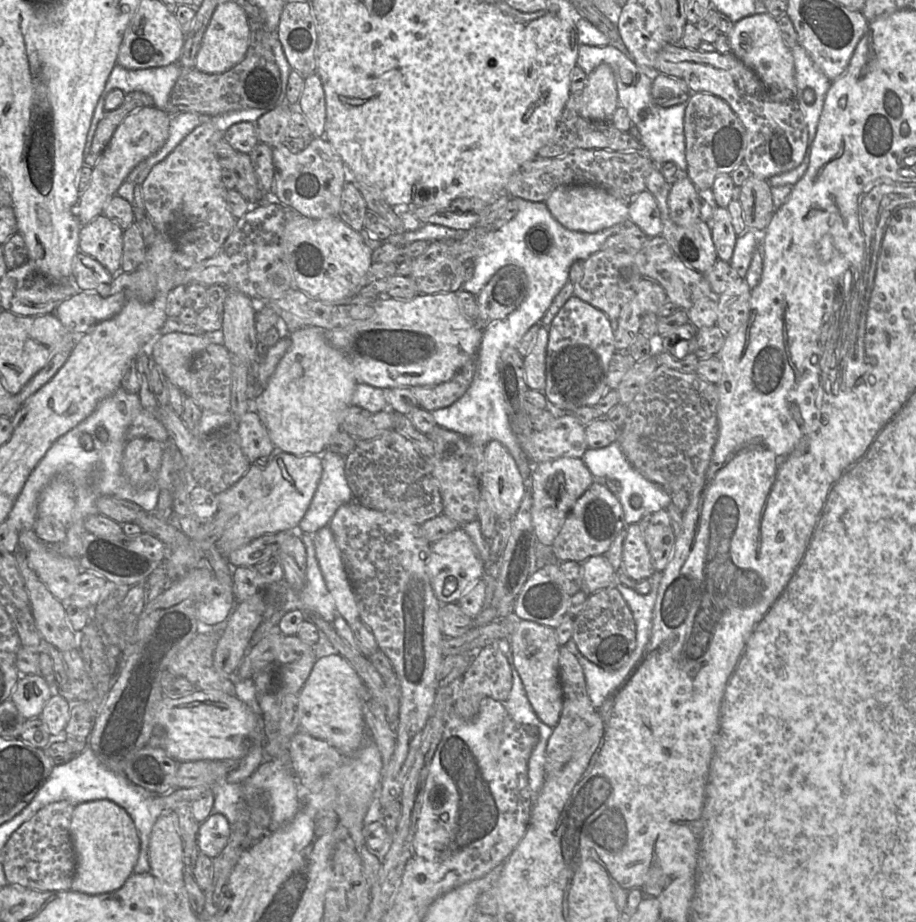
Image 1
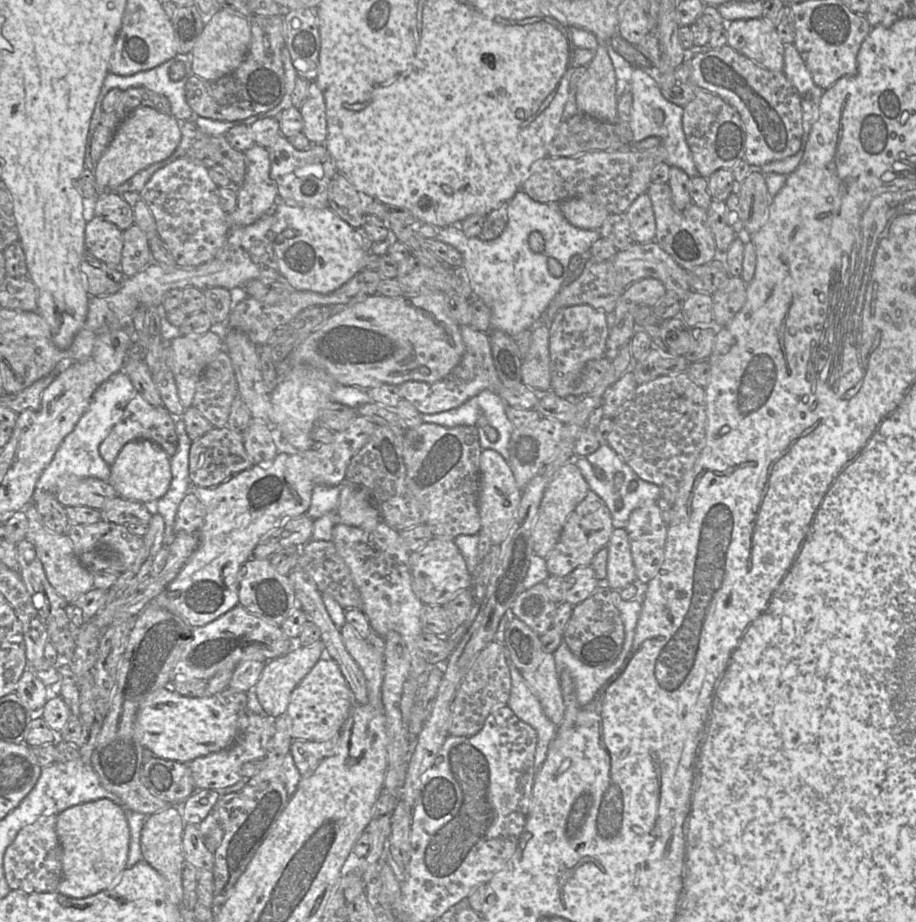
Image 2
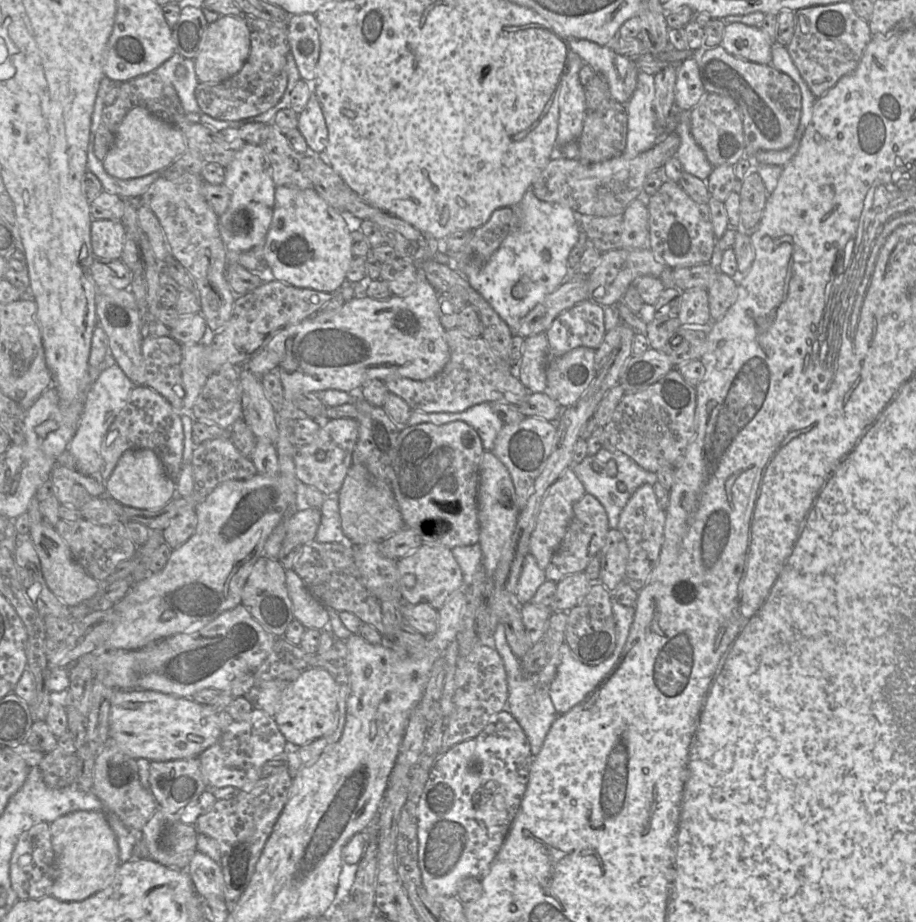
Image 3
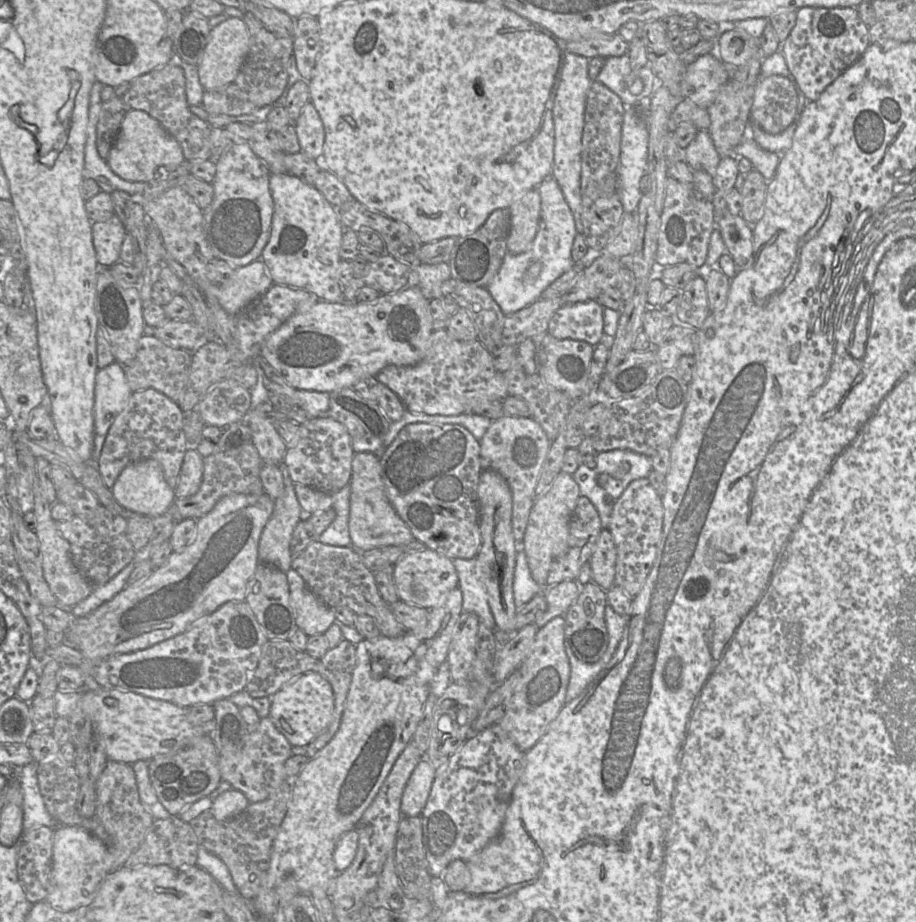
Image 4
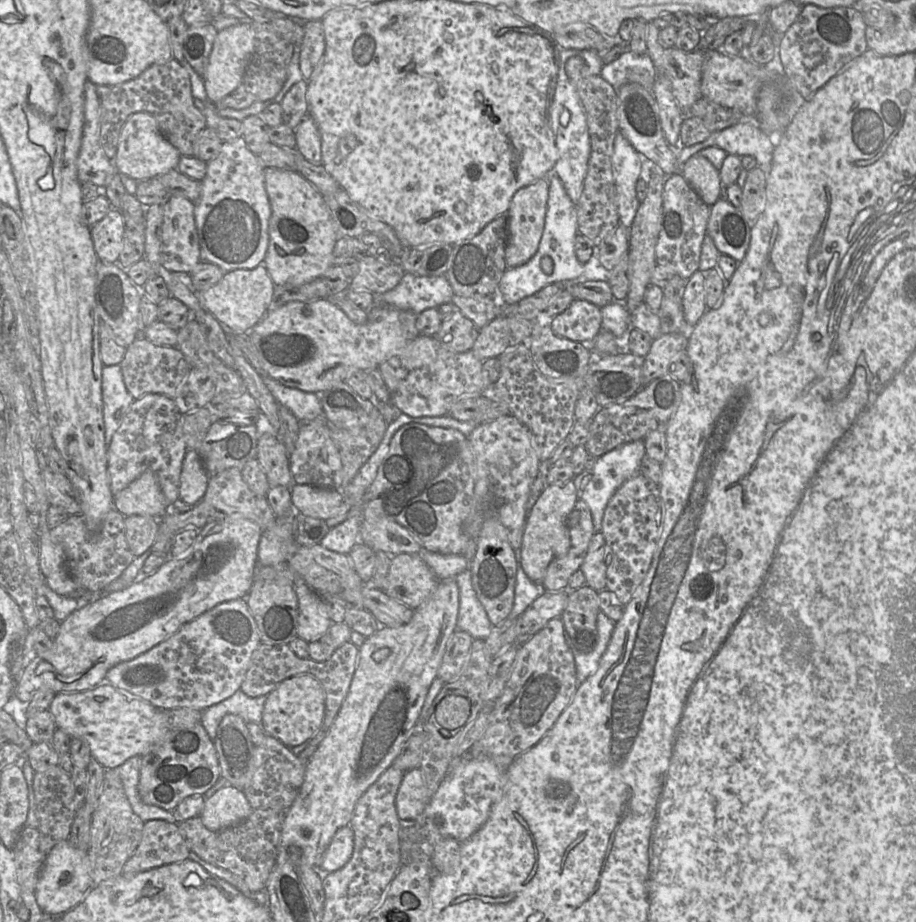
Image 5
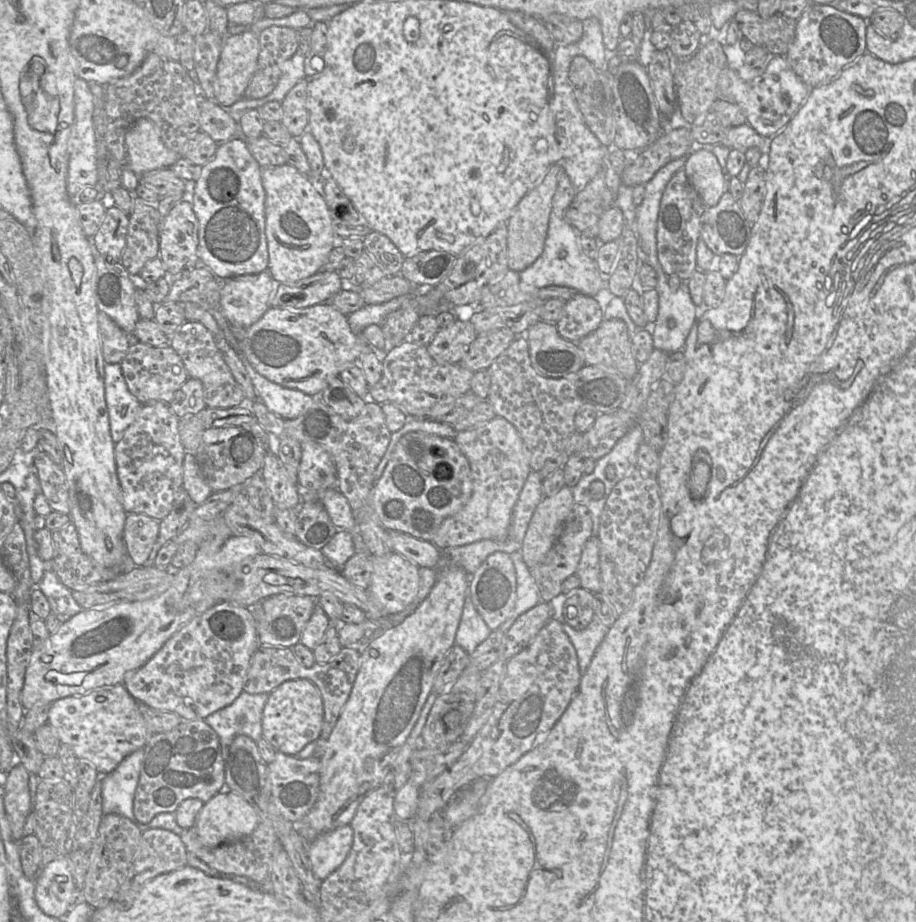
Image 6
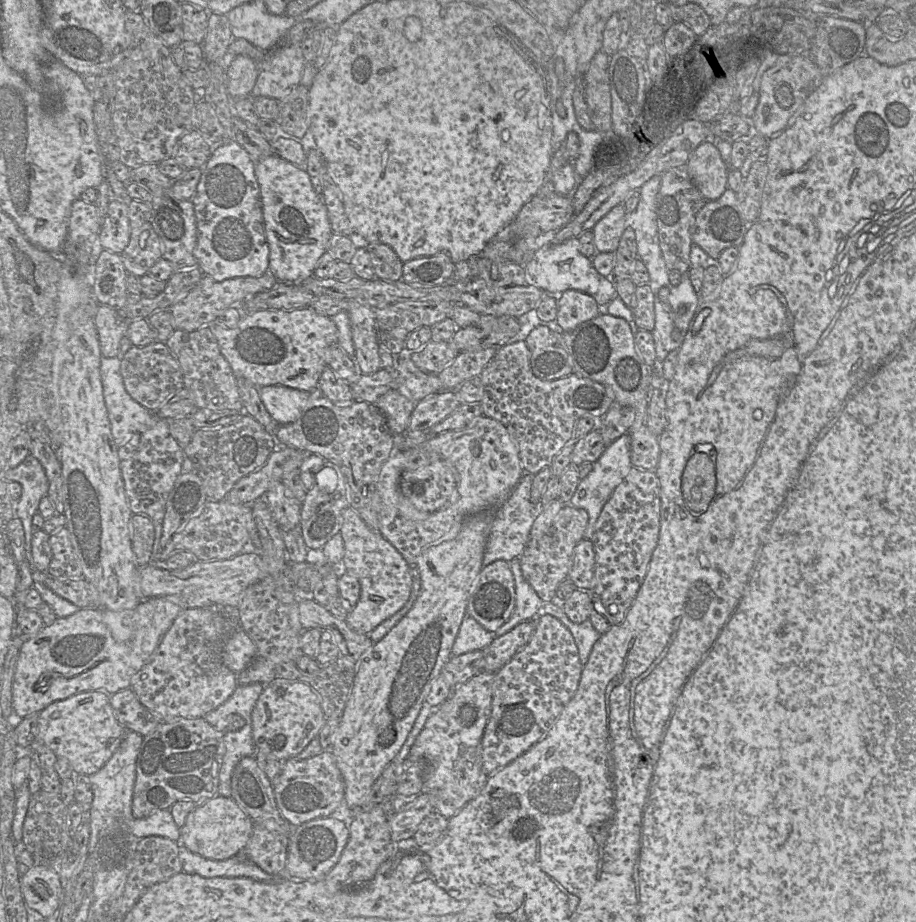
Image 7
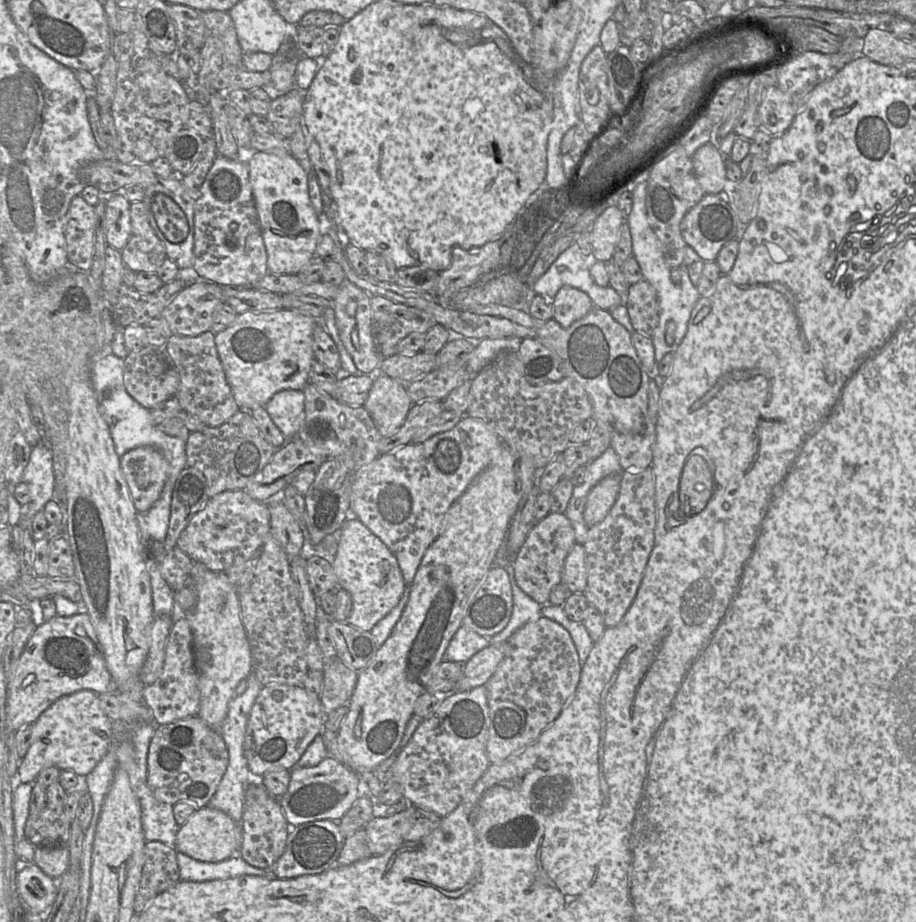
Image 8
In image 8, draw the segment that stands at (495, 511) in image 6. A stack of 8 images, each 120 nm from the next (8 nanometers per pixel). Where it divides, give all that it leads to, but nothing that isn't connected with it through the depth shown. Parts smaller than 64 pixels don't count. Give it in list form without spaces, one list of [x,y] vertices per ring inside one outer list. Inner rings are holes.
[[[465,415],[451,430],[439,433],[424,443],[410,443],[380,455],[355,472],[350,492],[350,514],[358,518],[395,555],[406,586],[412,584],[425,552],[439,535],[448,509],[489,465],[502,444],[499,436],[481,420]]]

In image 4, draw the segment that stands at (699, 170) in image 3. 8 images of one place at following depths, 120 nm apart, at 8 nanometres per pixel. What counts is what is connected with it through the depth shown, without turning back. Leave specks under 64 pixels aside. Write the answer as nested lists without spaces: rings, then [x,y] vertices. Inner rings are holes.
[[[698,130],[694,140],[684,150],[684,160],[692,170],[704,170],[712,177],[721,160],[708,130]]]

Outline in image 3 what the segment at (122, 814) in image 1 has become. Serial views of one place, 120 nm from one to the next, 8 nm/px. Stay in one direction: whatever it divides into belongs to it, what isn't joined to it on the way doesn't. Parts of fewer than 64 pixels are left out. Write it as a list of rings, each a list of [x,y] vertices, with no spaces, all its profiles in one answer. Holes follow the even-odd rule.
[[[74,811],[50,823],[55,853],[55,881],[51,895],[63,902],[85,900],[98,893],[113,880],[120,865],[115,834],[104,812]]]

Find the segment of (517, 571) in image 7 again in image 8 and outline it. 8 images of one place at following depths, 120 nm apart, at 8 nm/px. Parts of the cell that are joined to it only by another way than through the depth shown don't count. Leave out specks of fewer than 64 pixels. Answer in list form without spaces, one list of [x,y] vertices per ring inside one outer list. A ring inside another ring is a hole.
[[[497,563],[494,566],[502,566],[508,573],[513,594],[513,610],[506,627],[494,636],[489,637],[490,644],[506,642],[519,628],[542,616],[542,605],[517,585],[512,563]]]

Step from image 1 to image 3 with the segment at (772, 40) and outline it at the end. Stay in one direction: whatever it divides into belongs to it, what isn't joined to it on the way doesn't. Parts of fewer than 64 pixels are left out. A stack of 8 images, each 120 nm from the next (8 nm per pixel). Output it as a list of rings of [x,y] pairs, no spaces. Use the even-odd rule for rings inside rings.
[[[729,23],[724,29],[720,46],[734,56],[770,65],[772,44],[769,37],[758,27]]]

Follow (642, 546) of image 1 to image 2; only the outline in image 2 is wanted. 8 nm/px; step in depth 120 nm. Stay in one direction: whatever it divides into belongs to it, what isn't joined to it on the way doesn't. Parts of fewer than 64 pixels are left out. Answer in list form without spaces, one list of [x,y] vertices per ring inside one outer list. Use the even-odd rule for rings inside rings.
[[[615,528],[613,530],[607,549],[605,584],[612,591],[620,591],[637,581],[630,542],[625,528]]]

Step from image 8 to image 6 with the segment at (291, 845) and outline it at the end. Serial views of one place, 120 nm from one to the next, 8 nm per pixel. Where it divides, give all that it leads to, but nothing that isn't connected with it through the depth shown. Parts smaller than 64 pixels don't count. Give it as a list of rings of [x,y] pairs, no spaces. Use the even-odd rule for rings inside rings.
[[[349,824],[319,834],[308,843],[307,855],[316,878],[323,881],[348,856],[353,843],[353,829]]]

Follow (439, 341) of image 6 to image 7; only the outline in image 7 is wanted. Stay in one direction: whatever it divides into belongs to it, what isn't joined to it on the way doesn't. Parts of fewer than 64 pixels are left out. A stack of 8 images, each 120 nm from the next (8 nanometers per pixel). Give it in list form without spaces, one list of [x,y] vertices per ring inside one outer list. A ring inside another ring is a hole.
[[[430,341],[421,349],[412,351],[410,358],[425,373],[438,374],[459,354],[451,342]]]

